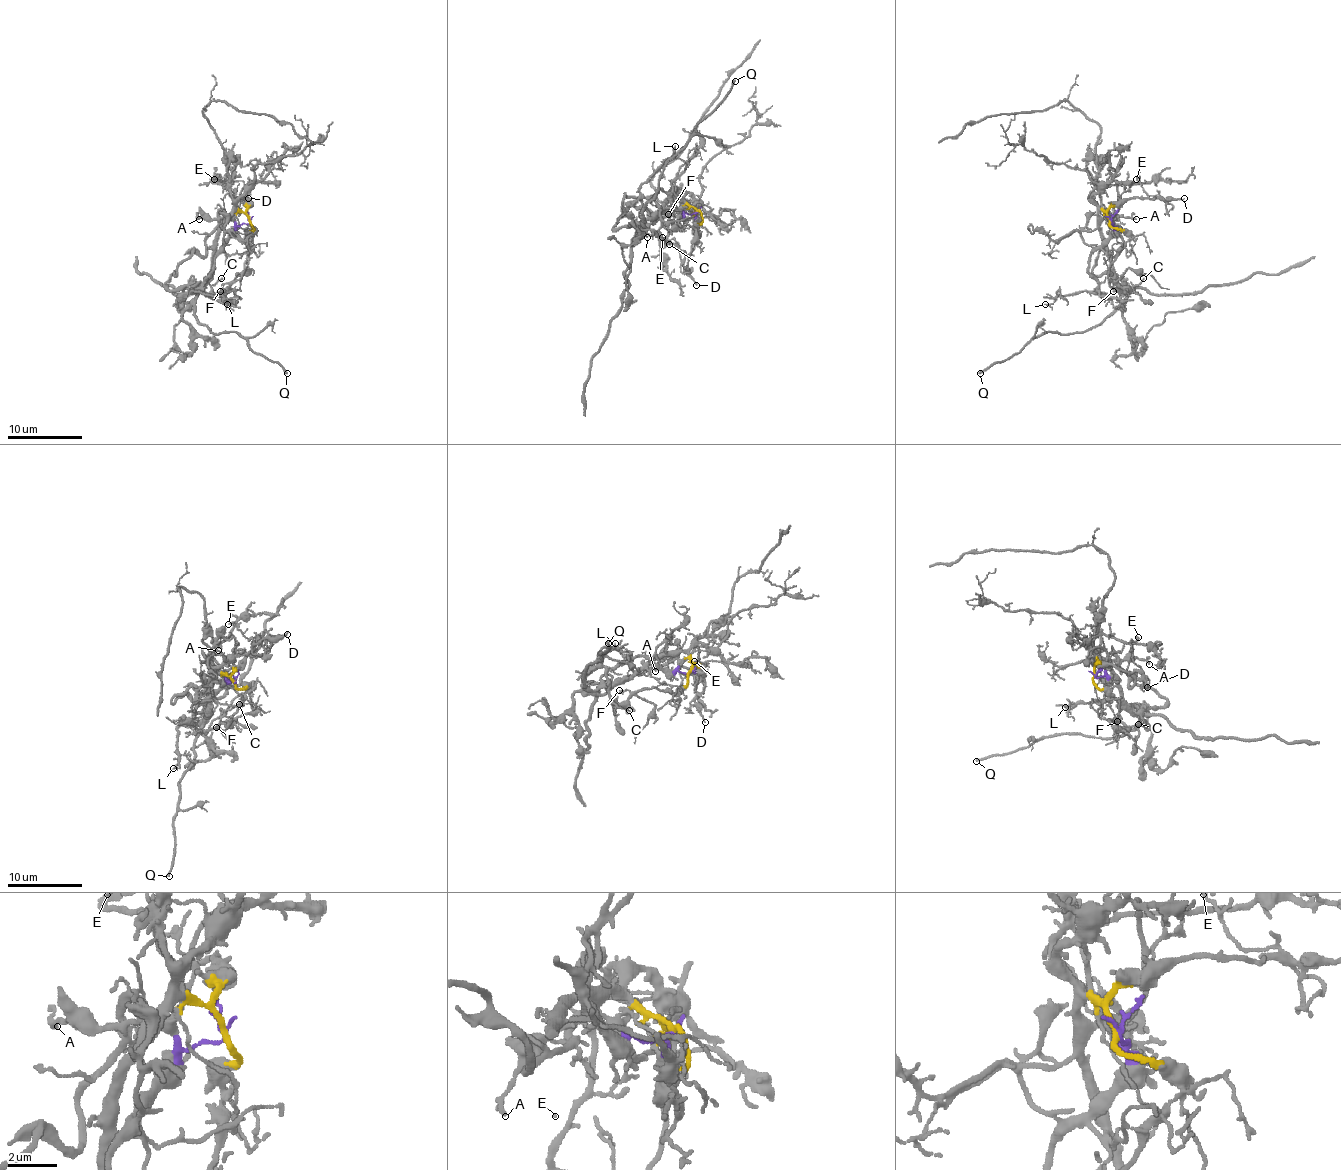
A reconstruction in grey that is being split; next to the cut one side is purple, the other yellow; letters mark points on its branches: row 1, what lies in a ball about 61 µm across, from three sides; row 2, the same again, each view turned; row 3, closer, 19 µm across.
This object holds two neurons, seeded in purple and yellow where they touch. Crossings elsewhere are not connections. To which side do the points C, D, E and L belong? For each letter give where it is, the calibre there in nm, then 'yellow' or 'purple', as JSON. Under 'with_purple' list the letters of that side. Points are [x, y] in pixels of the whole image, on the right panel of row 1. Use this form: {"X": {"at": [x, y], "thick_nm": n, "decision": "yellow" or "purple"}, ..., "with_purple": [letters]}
{"C": {"at": [1143, 278], "thick_nm": 130, "decision": "purple"}, "D": {"at": [1184, 198], "thick_nm": 130, "decision": "yellow"}, "E": {"at": [1136, 179], "thick_nm": 100, "decision": "yellow"}, "L": {"at": [1045, 304], "thick_nm": 150, "decision": "purple"}, "with_purple": ["C", "L"]}

